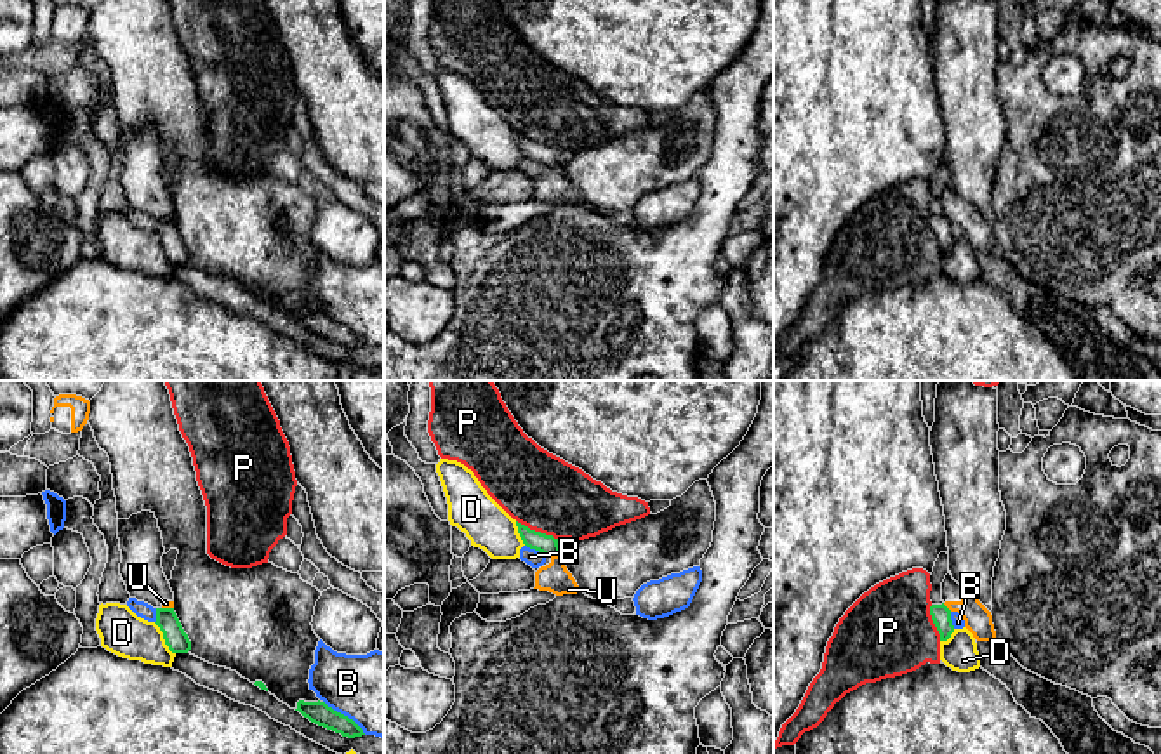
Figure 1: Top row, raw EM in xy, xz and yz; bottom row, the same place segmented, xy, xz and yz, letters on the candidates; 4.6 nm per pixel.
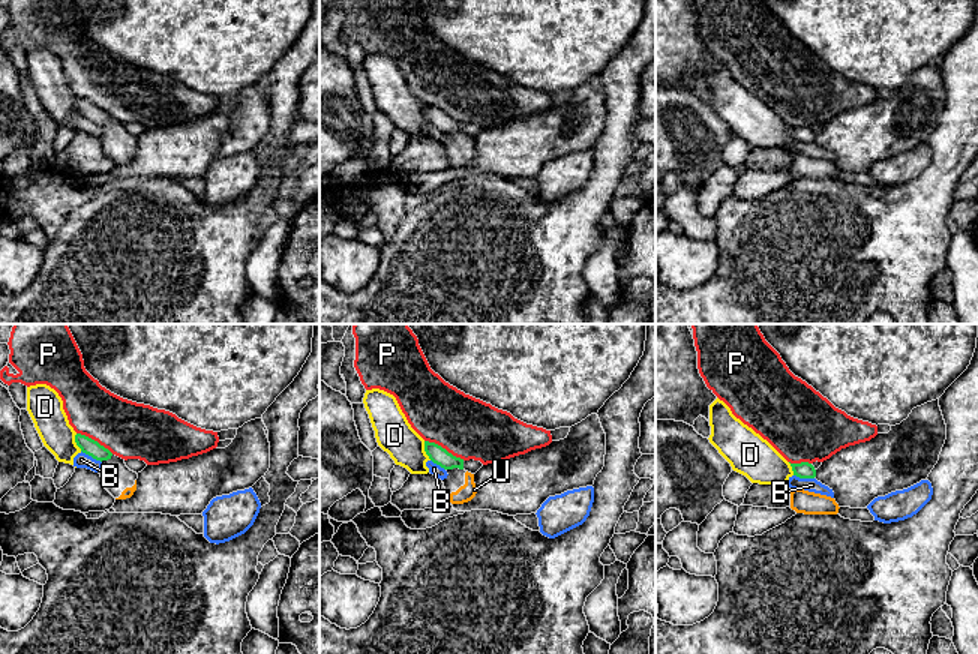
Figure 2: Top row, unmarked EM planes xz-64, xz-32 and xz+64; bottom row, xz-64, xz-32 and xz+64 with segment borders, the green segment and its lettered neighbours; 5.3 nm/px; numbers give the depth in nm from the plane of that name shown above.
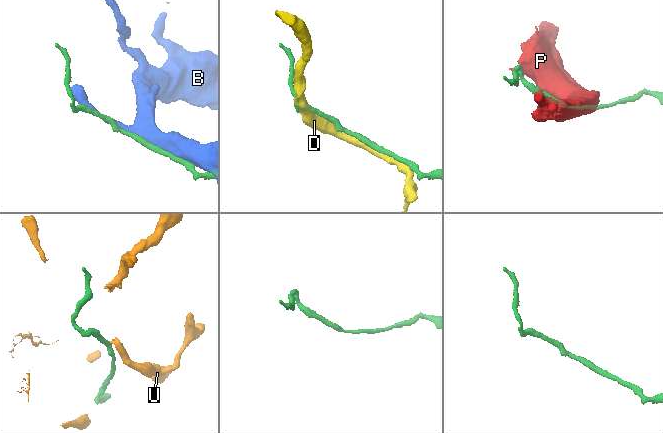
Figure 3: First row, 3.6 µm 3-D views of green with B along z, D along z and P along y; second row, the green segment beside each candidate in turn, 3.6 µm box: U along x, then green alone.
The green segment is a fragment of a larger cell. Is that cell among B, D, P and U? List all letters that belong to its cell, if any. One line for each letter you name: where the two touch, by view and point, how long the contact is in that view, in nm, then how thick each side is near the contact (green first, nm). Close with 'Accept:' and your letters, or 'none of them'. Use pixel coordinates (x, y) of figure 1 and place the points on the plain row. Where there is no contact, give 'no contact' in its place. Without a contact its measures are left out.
P: contact xz (537, 143); length 220 nm; calibres 90 and 360 nm
Accept: P

